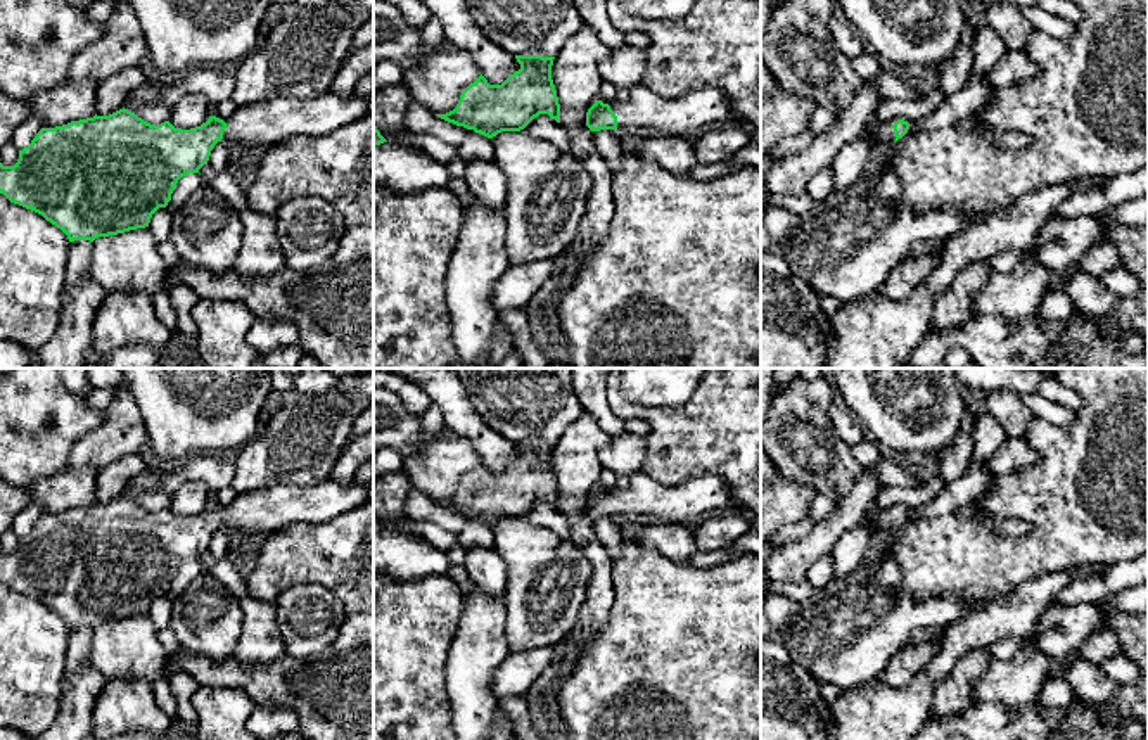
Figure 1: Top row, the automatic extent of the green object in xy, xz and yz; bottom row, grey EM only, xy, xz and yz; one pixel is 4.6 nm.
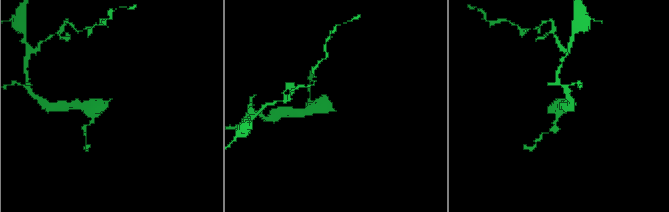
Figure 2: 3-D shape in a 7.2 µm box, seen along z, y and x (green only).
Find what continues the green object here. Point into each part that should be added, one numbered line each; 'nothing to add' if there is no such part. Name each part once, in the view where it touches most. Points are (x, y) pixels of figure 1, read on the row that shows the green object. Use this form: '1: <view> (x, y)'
1: yz (882, 137)

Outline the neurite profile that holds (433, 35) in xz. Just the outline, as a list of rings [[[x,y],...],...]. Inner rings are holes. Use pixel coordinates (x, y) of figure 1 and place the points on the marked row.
[[[434,16],[422,28],[420,57],[429,55],[436,47],[443,45],[444,40],[443,22]]]

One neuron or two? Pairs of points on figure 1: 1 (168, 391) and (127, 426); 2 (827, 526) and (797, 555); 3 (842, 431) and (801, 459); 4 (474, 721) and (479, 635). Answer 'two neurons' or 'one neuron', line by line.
1: two neurons
2: one neuron
3: two neurons
4: one neuron

